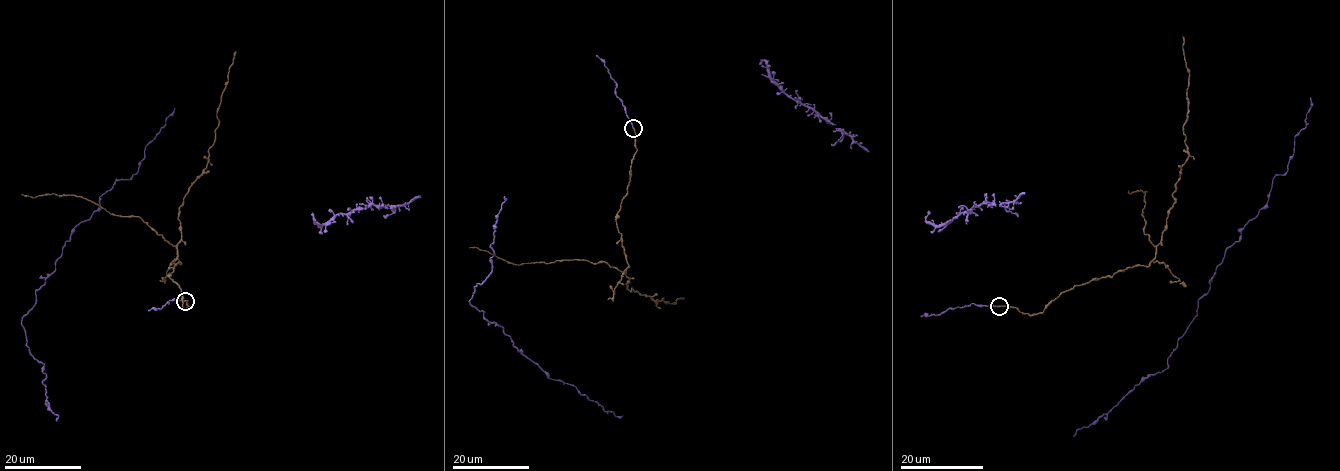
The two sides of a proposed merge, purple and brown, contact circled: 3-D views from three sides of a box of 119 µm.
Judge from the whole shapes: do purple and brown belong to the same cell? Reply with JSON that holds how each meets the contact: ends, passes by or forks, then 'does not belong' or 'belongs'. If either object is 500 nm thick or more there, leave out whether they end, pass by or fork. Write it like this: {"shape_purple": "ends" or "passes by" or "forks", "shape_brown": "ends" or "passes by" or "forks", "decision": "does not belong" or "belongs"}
{"shape_purple": "ends", "shape_brown": "ends", "decision": "belongs"}

